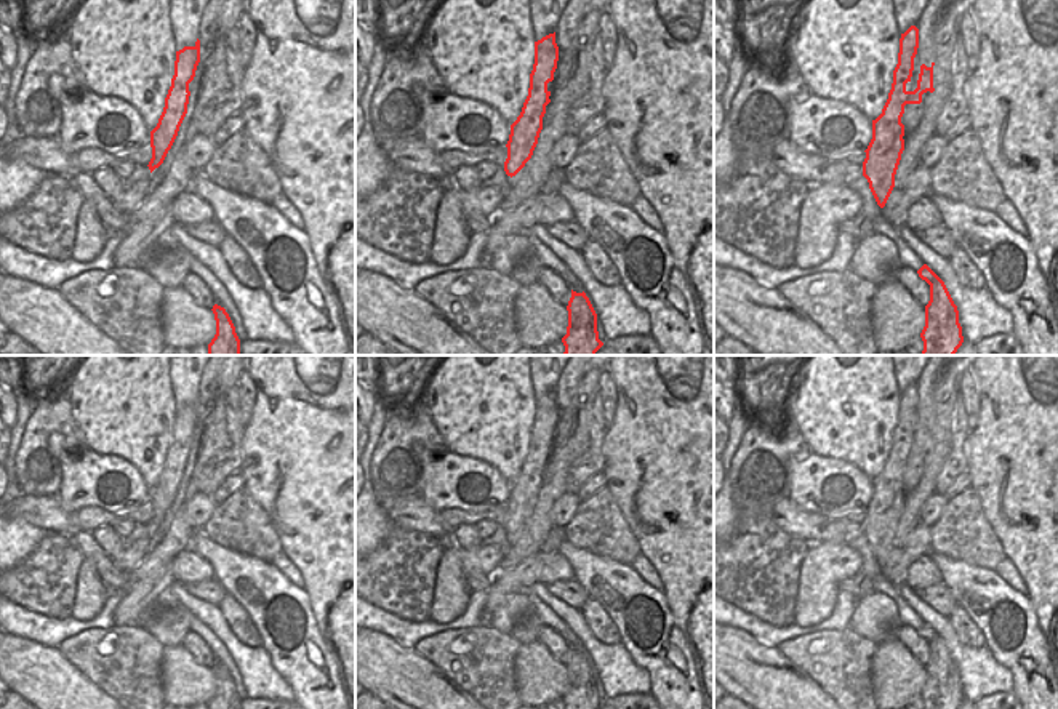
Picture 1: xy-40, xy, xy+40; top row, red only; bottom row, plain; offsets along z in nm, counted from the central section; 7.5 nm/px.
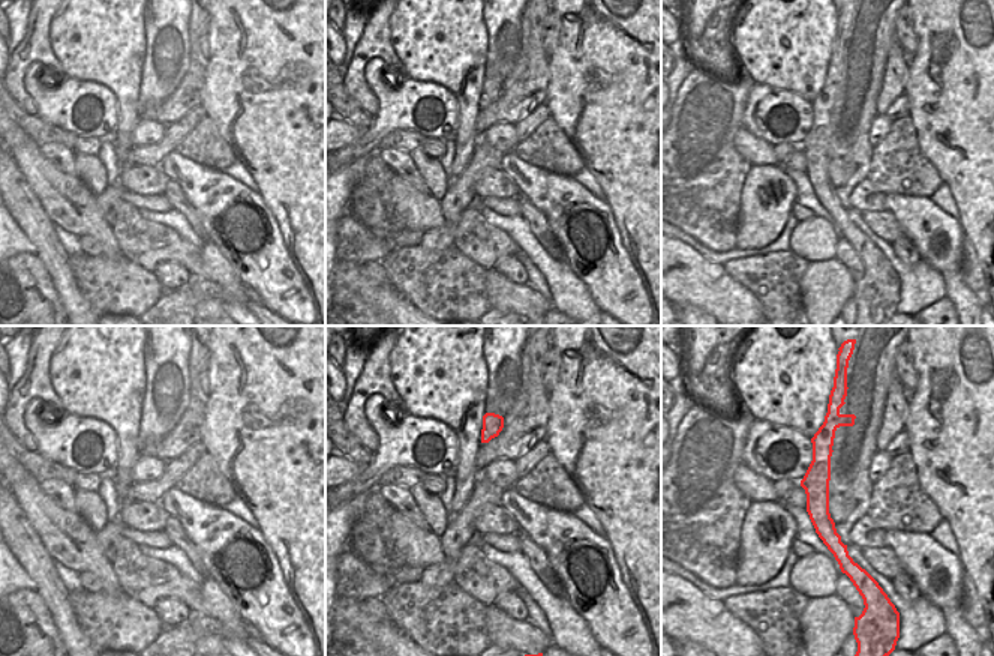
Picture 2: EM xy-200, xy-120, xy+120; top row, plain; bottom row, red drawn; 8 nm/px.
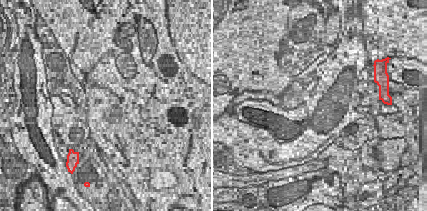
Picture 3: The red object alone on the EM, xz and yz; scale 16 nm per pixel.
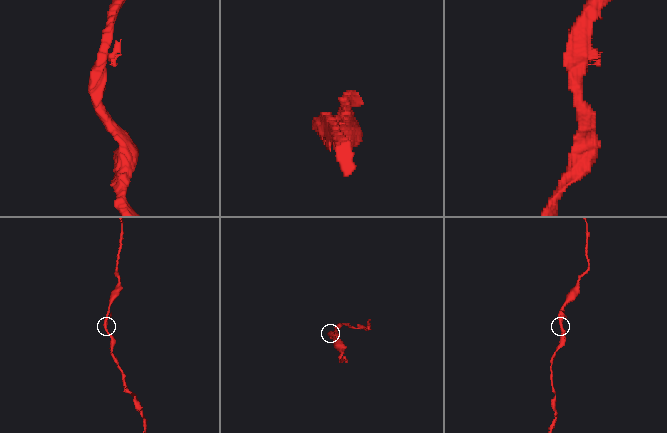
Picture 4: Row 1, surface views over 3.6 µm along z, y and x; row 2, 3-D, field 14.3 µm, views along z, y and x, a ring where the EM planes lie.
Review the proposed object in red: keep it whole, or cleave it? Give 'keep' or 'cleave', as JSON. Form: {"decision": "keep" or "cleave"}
{"decision": "keep"}

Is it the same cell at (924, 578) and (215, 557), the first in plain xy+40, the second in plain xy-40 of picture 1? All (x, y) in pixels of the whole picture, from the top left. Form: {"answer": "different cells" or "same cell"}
{"answer": "different cells"}

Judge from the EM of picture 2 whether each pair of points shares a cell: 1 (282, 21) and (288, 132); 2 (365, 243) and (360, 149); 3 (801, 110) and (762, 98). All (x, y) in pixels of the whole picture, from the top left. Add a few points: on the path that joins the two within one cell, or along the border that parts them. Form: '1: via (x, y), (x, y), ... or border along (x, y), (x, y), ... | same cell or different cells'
1: via (296, 48), (297, 105) | same cell
2: border along (366, 155), (341, 168) | different cells
3: via (792, 104), (771, 102) | same cell

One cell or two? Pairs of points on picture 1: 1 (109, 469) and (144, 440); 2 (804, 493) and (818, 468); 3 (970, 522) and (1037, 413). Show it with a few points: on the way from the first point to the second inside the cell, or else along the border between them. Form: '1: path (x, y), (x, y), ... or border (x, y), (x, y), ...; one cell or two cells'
1: border (88, 448), (127, 460), (148, 485); two cells
2: path (810, 487), (818, 479), (818, 474); one cell
3: border (970, 485), (997, 540); two cells

